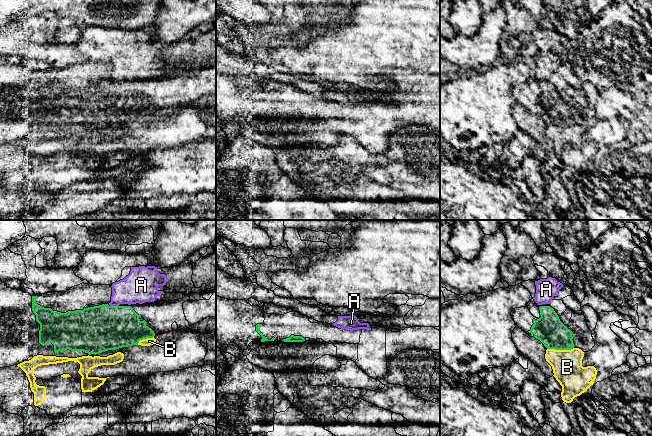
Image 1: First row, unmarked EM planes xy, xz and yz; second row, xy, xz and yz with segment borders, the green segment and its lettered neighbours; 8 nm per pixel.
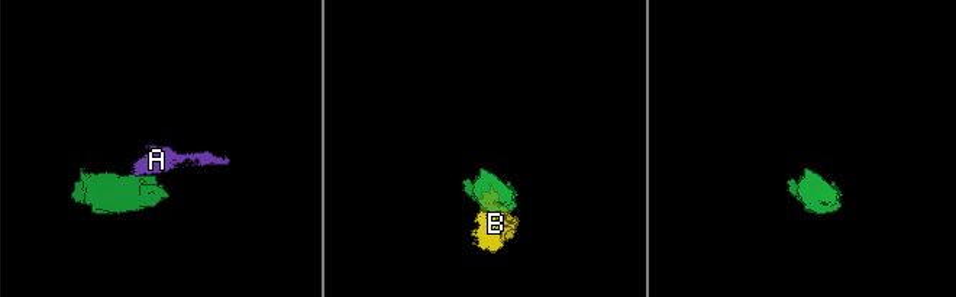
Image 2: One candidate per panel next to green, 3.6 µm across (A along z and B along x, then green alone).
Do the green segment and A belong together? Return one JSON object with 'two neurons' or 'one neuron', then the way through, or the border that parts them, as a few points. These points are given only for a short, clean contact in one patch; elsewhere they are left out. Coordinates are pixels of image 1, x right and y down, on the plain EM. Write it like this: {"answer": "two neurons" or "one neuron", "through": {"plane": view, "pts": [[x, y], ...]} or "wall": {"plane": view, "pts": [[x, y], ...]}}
{"answer": "two neurons", "wall": {"plane": "xy", "pts": [[118, 80], [110, 82]]}}

